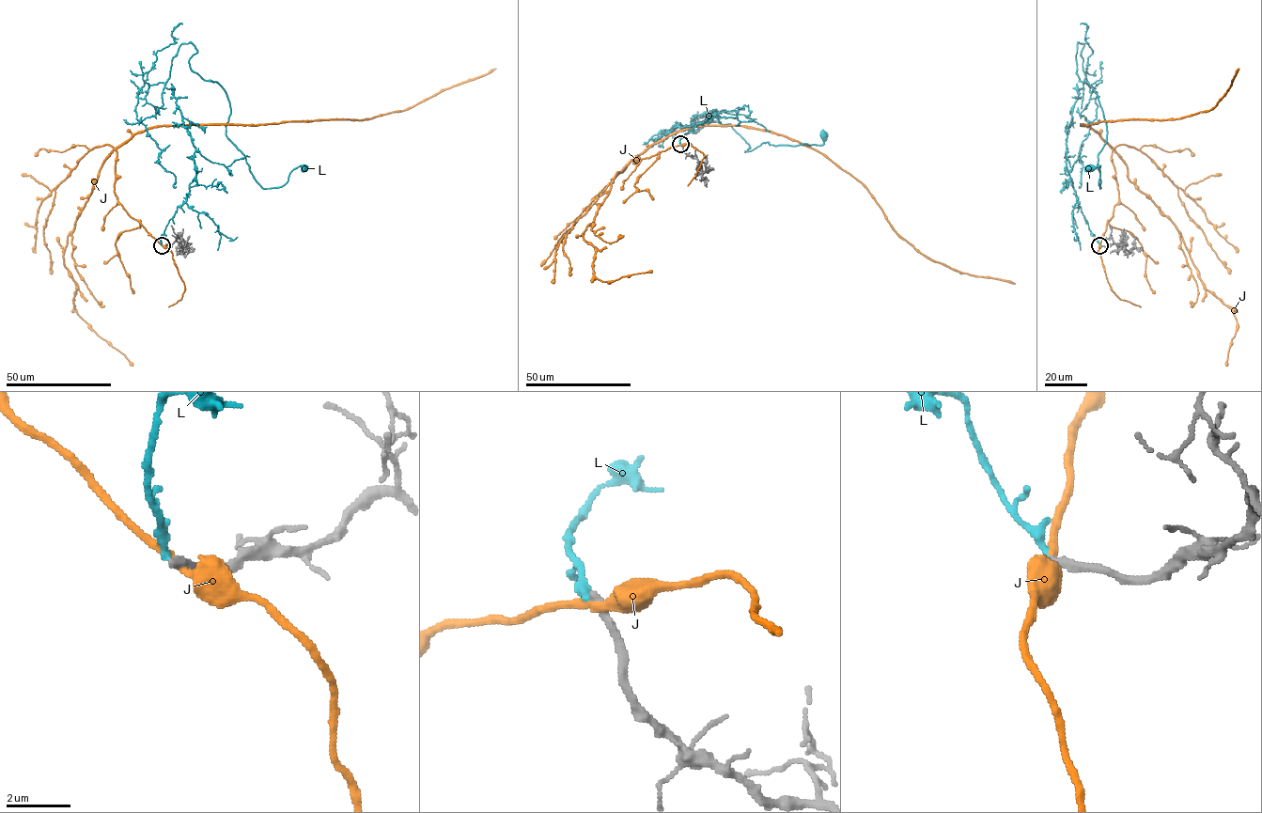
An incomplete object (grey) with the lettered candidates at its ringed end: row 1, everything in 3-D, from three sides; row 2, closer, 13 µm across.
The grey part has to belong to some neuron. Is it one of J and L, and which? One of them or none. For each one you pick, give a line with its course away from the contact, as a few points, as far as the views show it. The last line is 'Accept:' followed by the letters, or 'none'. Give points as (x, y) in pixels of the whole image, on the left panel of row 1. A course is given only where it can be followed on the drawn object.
Accept: none

